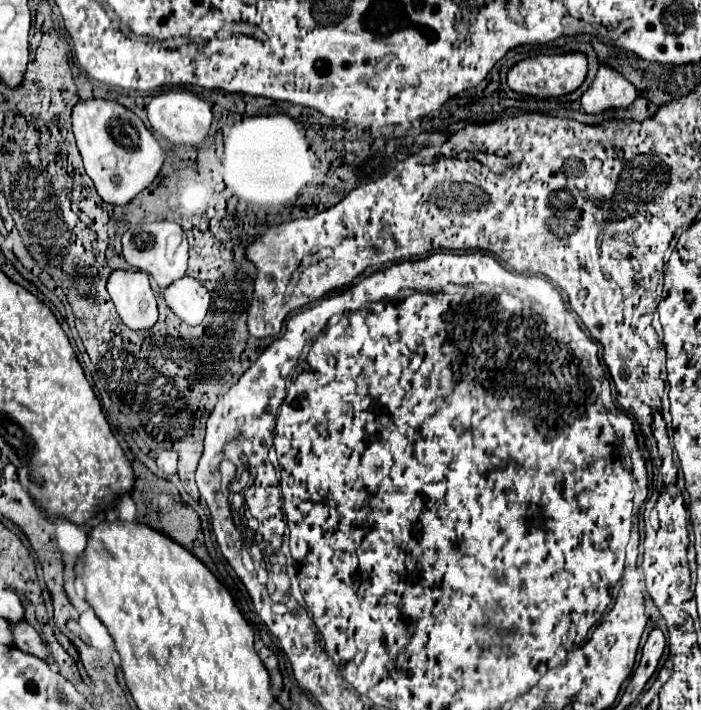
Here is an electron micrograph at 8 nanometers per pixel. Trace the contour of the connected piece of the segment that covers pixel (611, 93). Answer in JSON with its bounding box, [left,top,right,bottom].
[582,65,636,115]

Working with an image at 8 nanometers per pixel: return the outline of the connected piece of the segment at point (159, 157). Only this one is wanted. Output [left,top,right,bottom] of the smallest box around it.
[72,101,164,205]

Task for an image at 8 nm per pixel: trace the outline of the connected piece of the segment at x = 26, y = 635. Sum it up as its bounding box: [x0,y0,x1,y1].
[10,623,48,661]

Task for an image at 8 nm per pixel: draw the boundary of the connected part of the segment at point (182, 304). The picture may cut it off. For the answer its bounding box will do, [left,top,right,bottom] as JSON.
[164,277,210,325]

